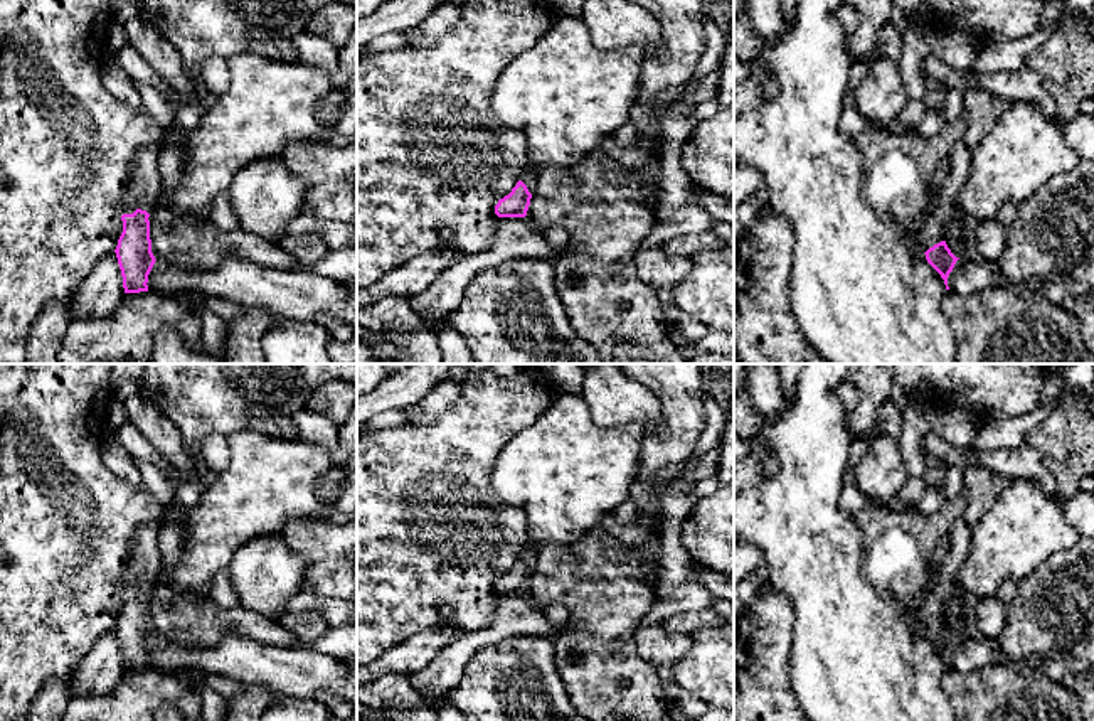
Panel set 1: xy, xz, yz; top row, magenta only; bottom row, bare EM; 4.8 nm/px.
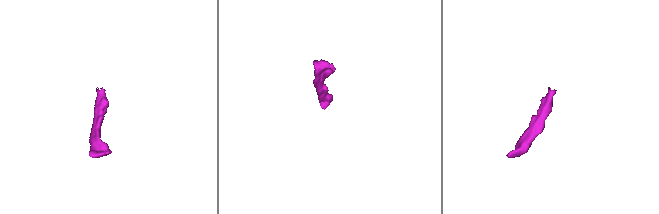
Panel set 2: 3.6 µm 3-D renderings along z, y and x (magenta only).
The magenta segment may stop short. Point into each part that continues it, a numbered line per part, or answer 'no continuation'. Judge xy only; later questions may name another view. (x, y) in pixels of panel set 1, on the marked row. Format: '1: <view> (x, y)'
1: xy (145, 186)

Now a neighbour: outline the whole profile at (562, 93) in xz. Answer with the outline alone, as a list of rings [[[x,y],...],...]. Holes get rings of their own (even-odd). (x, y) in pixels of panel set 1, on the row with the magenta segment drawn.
[[[552,15],[542,39],[500,72],[491,109],[505,126],[525,135],[530,167],[572,167],[601,150],[601,142],[628,123],[645,57],[638,45],[597,49],[582,19]]]

